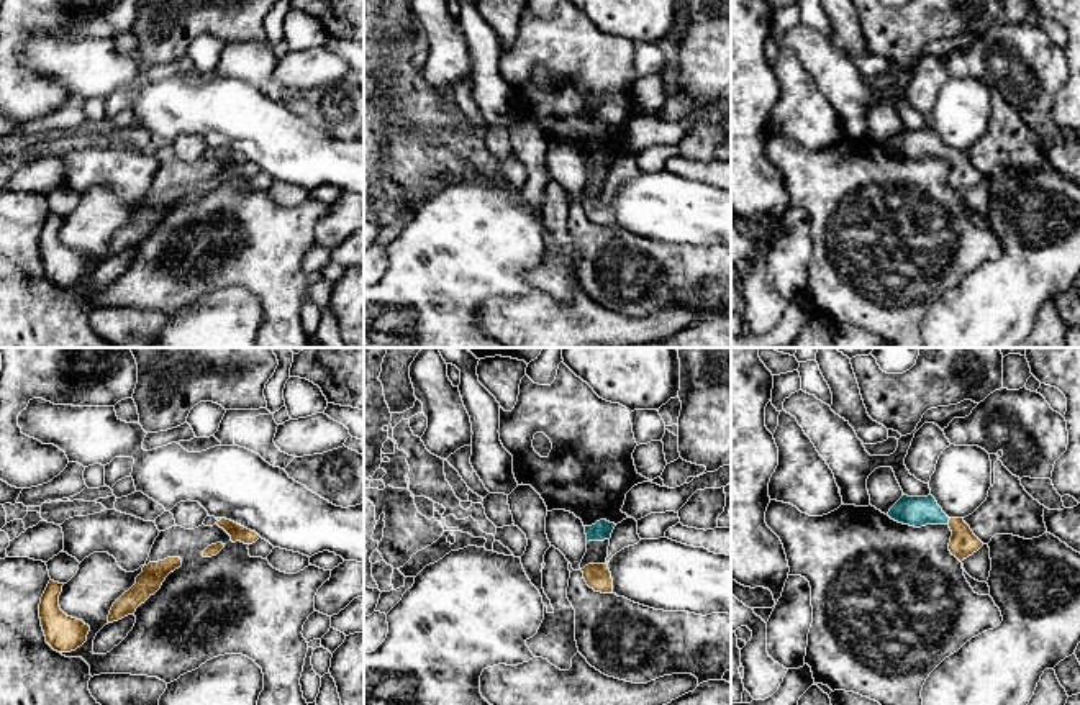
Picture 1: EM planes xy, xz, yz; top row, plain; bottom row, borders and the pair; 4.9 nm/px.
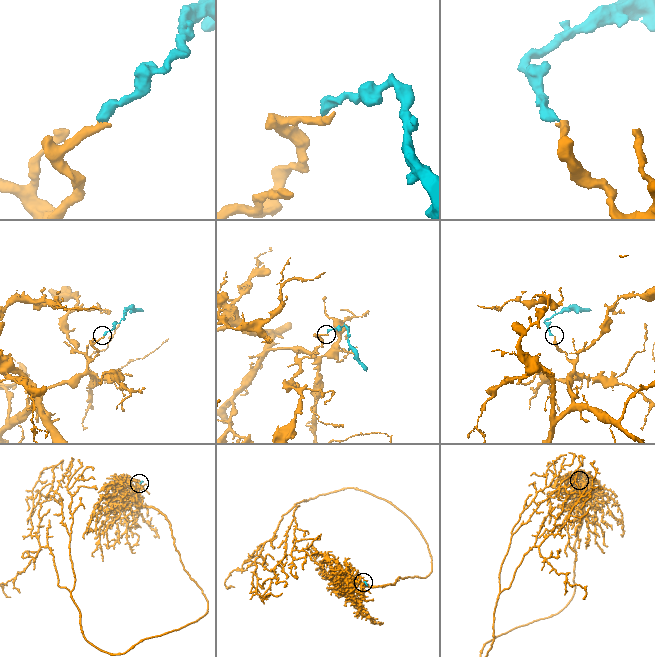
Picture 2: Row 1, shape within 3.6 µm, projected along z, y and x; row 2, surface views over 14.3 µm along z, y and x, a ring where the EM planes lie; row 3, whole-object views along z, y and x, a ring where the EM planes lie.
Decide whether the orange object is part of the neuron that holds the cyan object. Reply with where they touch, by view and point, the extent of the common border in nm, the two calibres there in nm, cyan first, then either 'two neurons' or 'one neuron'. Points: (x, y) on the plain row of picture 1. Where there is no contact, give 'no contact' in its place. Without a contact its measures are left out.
yz (948, 154) | 40 nm | 150/140 nm | one neuron

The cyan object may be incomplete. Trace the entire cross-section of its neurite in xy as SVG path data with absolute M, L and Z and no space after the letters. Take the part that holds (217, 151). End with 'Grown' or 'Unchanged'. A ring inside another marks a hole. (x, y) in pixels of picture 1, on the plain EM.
M216 151L216 152L218 152L216 157L231 169L233 175L241 174L244 177L252 177L261 171L256 164L251 164L231 152L226 151Z. Grown

